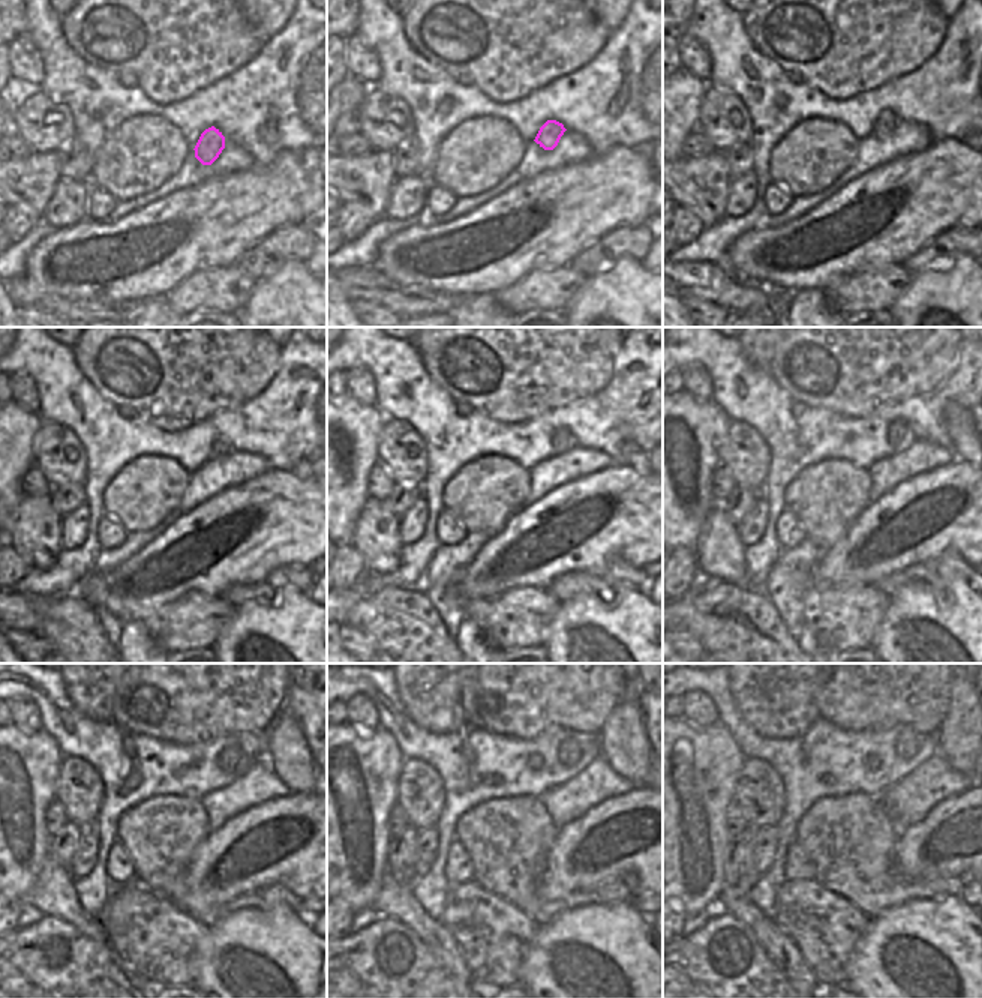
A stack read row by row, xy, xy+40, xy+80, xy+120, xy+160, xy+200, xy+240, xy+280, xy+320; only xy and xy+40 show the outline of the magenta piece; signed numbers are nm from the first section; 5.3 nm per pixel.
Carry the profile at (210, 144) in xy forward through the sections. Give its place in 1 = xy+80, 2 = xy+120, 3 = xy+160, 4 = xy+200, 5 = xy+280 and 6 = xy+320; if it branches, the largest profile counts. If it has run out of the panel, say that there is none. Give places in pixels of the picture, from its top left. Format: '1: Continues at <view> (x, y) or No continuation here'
1: Continues at xy+80 (886, 122)
2: Continues at xy+120 (219, 449)
3: Continues at xy+160 (562, 441)
4: Continues at xy+200 (900, 435)
5: Continues at xy+280 (568, 752)
6: Continues at xy+320 (906, 746)

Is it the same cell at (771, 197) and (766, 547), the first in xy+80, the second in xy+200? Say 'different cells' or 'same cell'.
different cells

